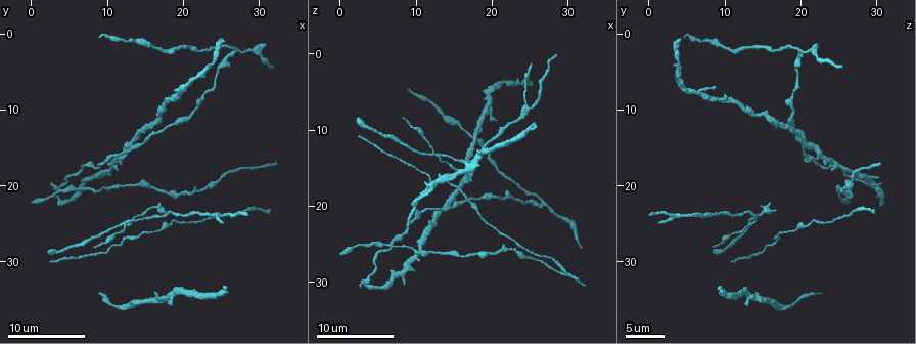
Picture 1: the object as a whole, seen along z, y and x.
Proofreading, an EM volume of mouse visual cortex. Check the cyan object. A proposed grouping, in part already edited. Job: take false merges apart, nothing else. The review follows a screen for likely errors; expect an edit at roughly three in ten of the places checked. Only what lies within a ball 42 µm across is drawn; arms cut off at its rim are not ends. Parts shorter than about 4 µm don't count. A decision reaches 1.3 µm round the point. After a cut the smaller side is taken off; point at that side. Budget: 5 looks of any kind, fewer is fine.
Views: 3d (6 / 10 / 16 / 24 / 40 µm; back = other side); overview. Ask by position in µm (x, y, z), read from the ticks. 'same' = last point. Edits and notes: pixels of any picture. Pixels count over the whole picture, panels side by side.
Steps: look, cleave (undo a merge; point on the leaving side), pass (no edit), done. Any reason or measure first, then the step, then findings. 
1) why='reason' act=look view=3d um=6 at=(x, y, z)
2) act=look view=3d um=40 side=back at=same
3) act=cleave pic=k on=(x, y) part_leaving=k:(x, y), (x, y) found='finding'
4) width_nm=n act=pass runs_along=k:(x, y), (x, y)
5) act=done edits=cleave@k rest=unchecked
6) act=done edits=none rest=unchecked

why='side arm on a straight run' act=look view=3d um=10 at=(25.0, 24.0, 7.0)

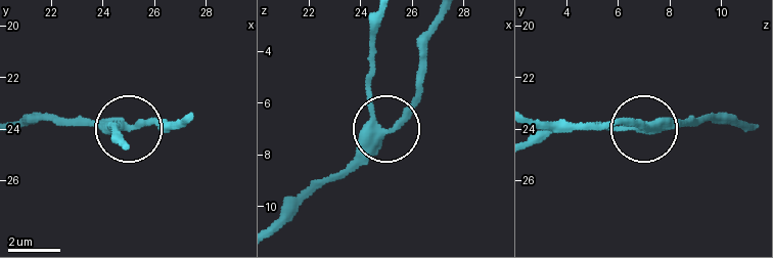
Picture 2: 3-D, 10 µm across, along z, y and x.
why='from behind' act=look view=3d um=10 side=back at=(24.9, 23.9, 7.1)

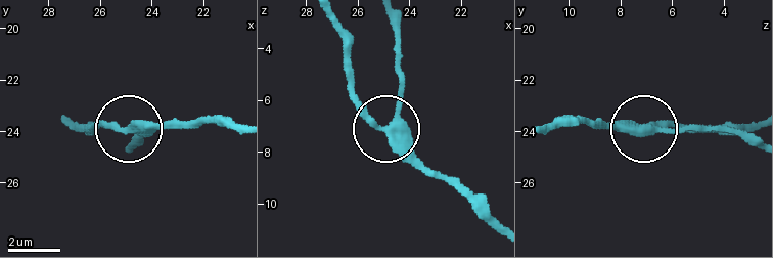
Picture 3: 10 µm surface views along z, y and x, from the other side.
width_nm=340 act=pass runs_along=3:(537, 129), (602, 123), (732, 129) found='one neuron here'

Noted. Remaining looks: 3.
why='three-way junction' act=look view=3d um=10 at=(13.0, 25.0, 14.0)

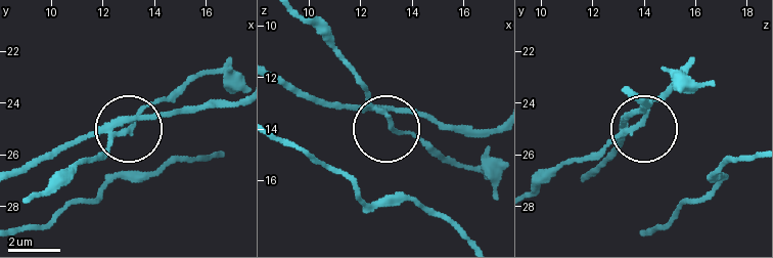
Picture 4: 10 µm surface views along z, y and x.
side_arm_um=7 act=cleave pic=4 on=(98, 156) part_leaving=4:(373, 106), (404, 133), (490, 177), (496, 195) found='a second neuron is stuck on'

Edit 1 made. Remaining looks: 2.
act=done edits=cleave@4 rest=unchecked

